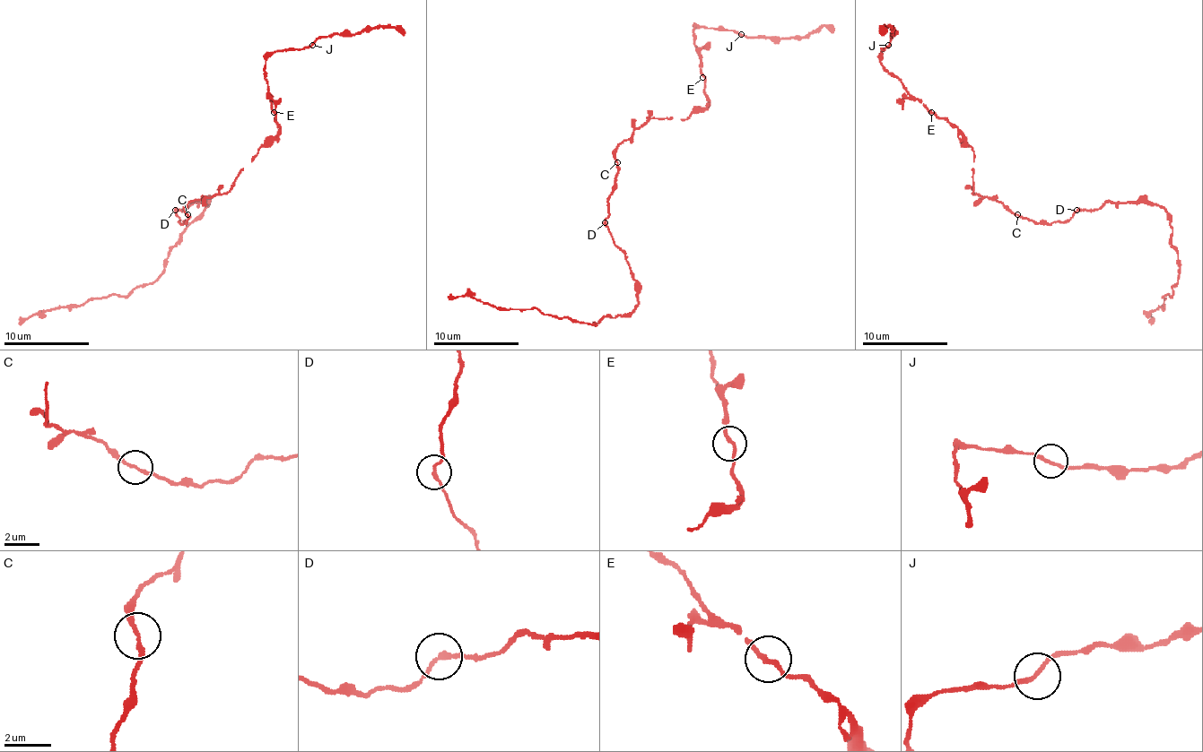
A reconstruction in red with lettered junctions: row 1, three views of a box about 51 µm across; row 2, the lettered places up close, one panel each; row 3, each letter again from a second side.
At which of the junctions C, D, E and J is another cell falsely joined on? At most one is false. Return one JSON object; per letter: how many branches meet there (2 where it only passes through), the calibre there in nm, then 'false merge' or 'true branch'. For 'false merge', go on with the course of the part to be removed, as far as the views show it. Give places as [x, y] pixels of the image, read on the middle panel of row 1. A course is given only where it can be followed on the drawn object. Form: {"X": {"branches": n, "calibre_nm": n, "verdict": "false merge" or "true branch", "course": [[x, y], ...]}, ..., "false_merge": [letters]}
{"C": {"branches": 2, "calibre_nm": 180, "verdict": "true branch"}, "D": {"branches": 2, "calibre_nm": 180, "verdict": "true branch"}, "E": {"branches": 2, "calibre_nm": 180, "verdict": "true branch"}, "J": {"branches": 2, "calibre_nm": 170, "verdict": "true branch"}, "false_merge": []}

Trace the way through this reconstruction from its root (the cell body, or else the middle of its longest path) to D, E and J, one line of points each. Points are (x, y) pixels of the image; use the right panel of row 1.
D: (1015, 214), (1039, 223), (1051, 223), (1067, 221), (1077, 211)
E: (1015, 214), (996, 200), (972, 193), (974, 152), (954, 126), (931, 112)
J: (1015, 214), (996, 200), (972, 193), (972, 148), (954, 126), (931, 114), (882, 64), (882, 52), (888, 45)

